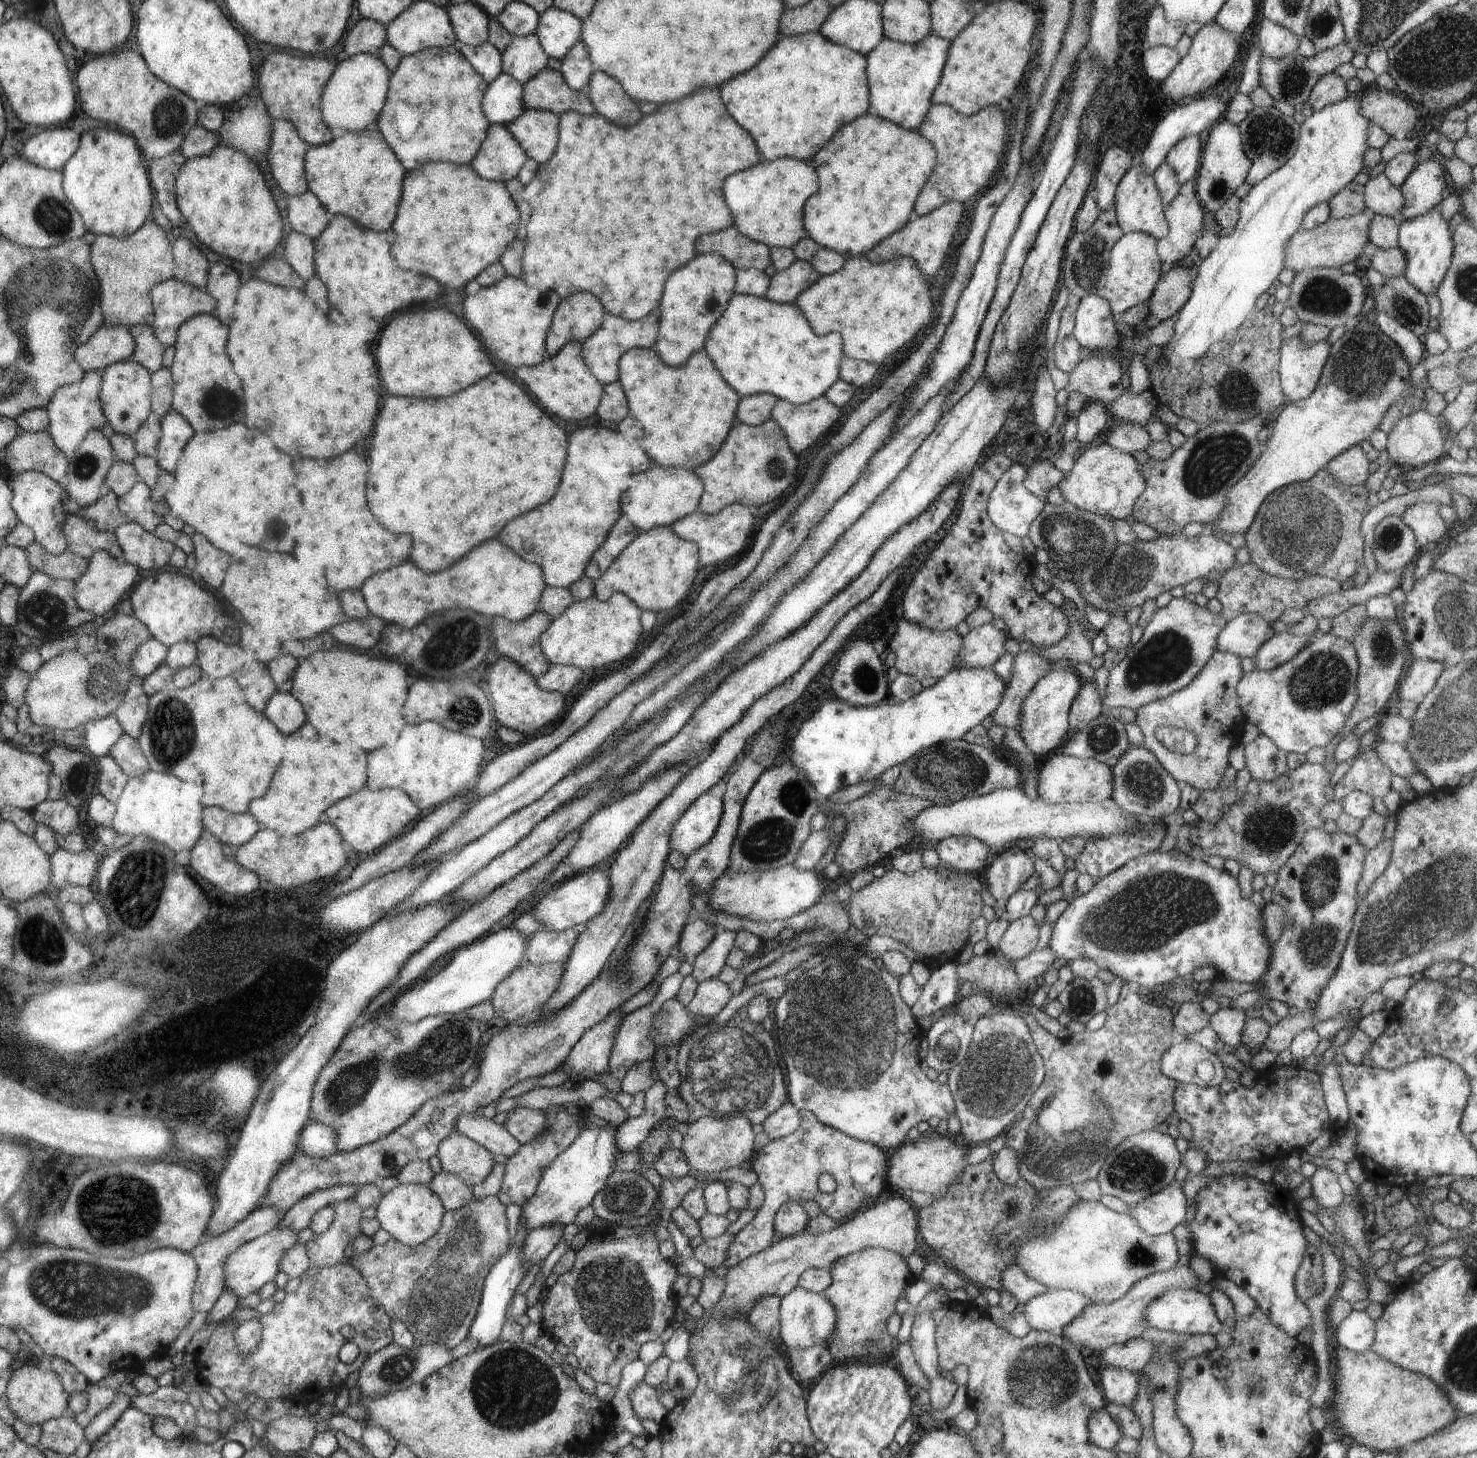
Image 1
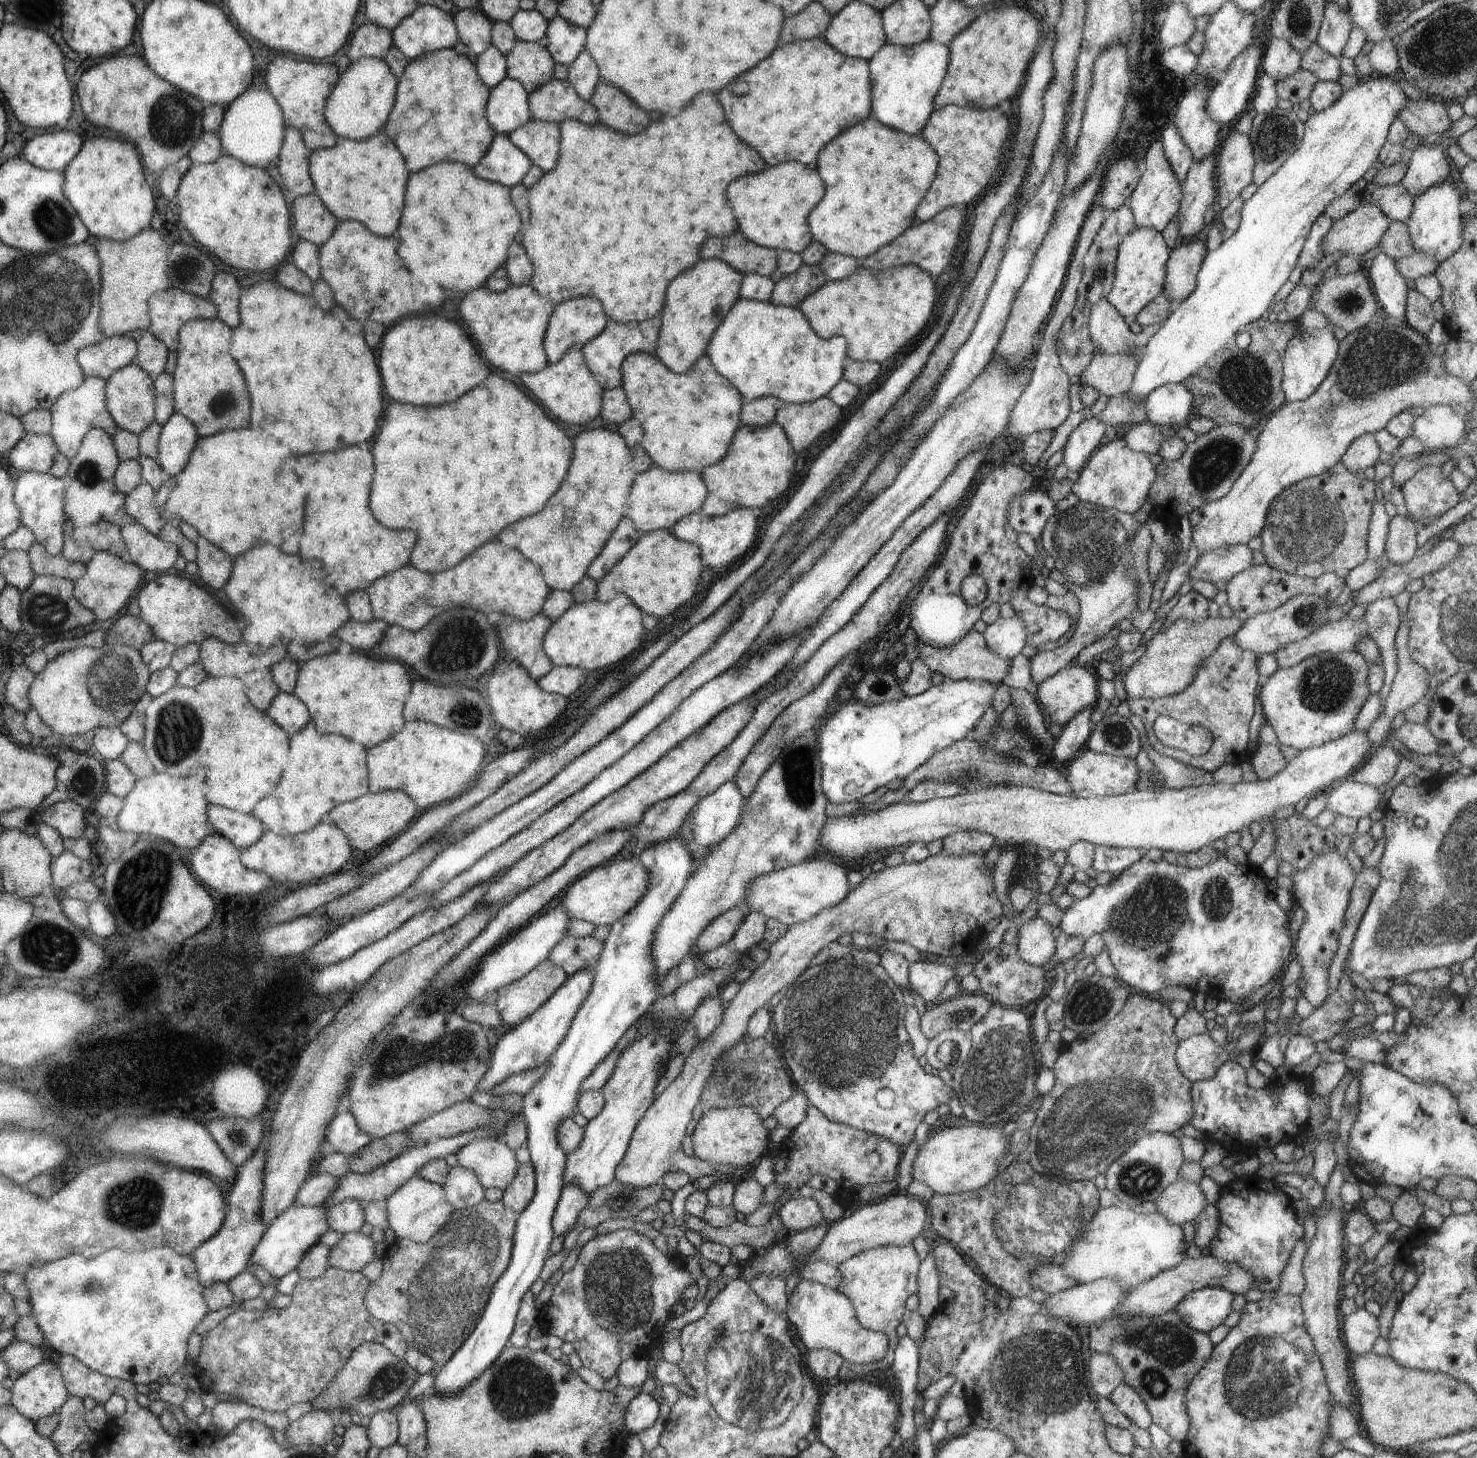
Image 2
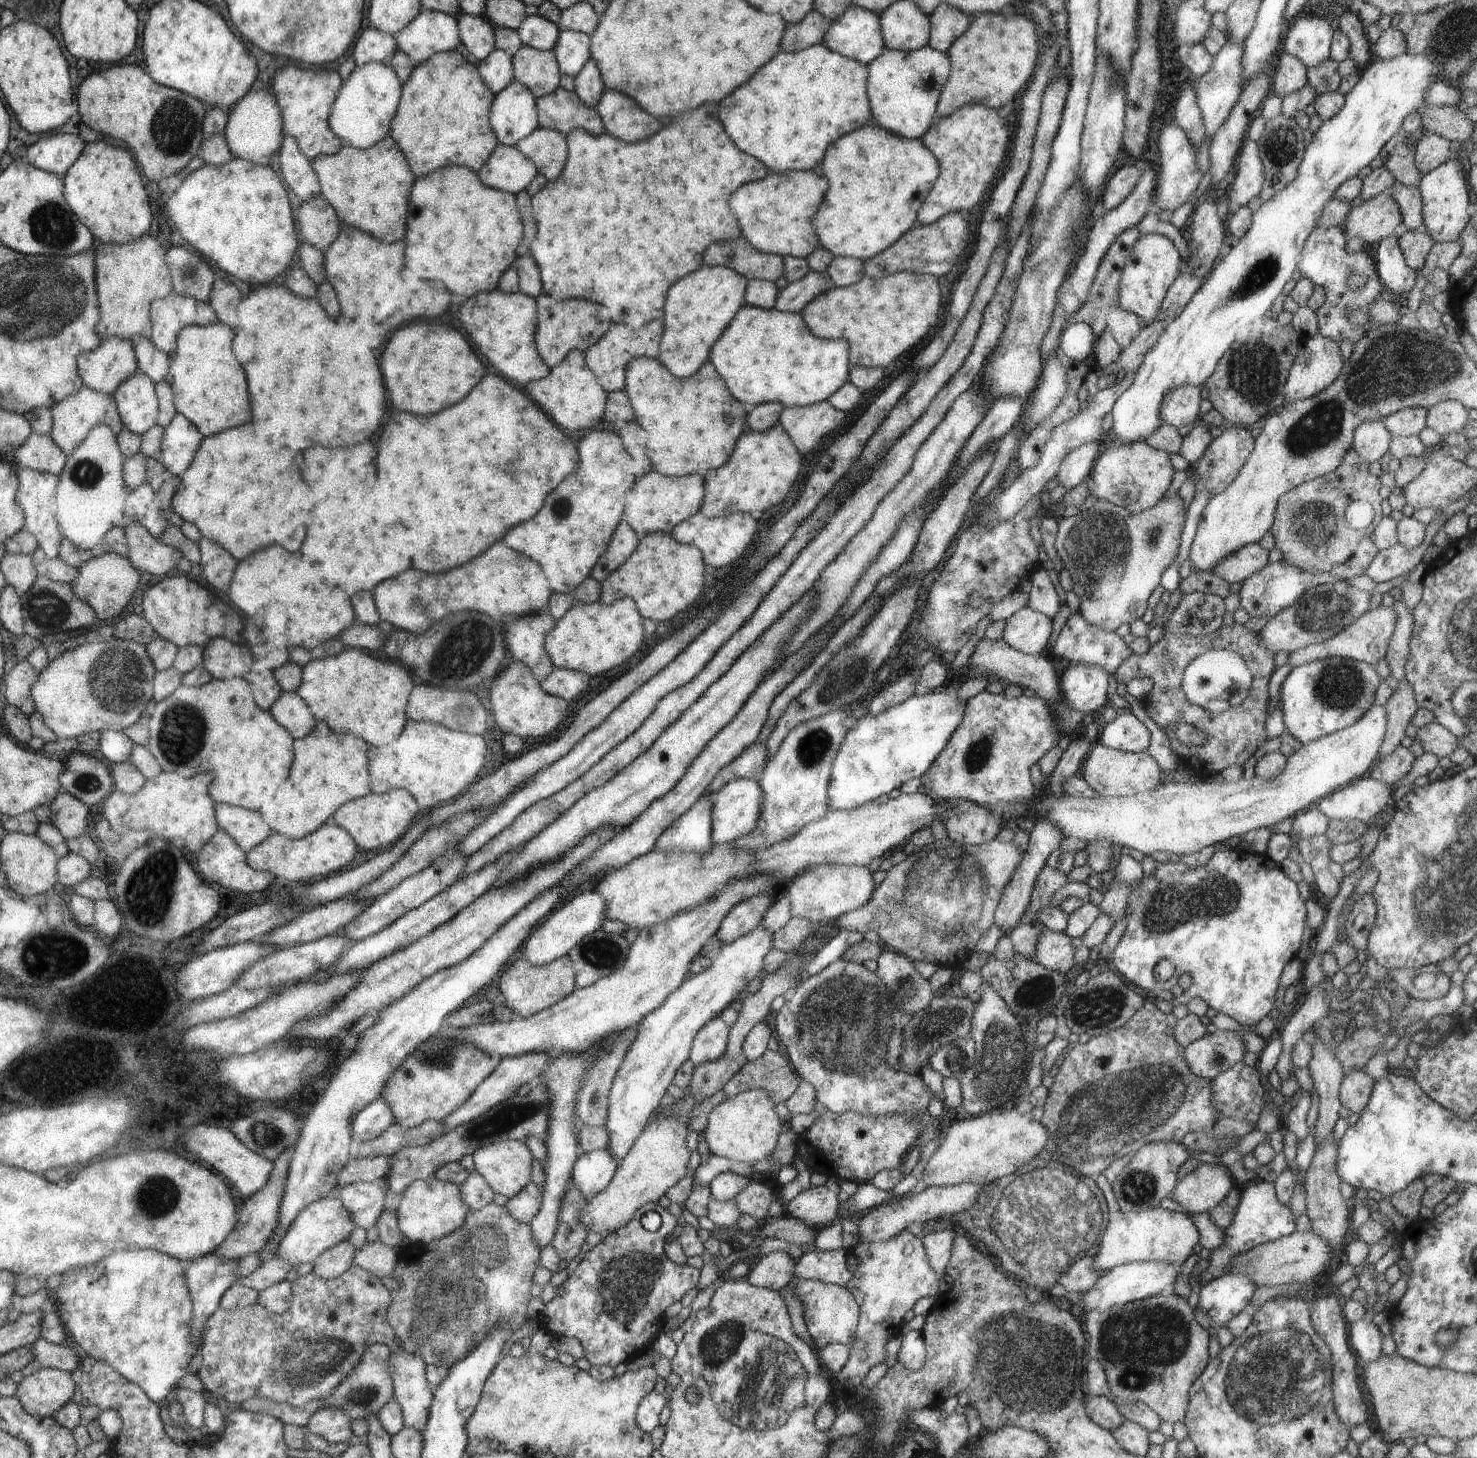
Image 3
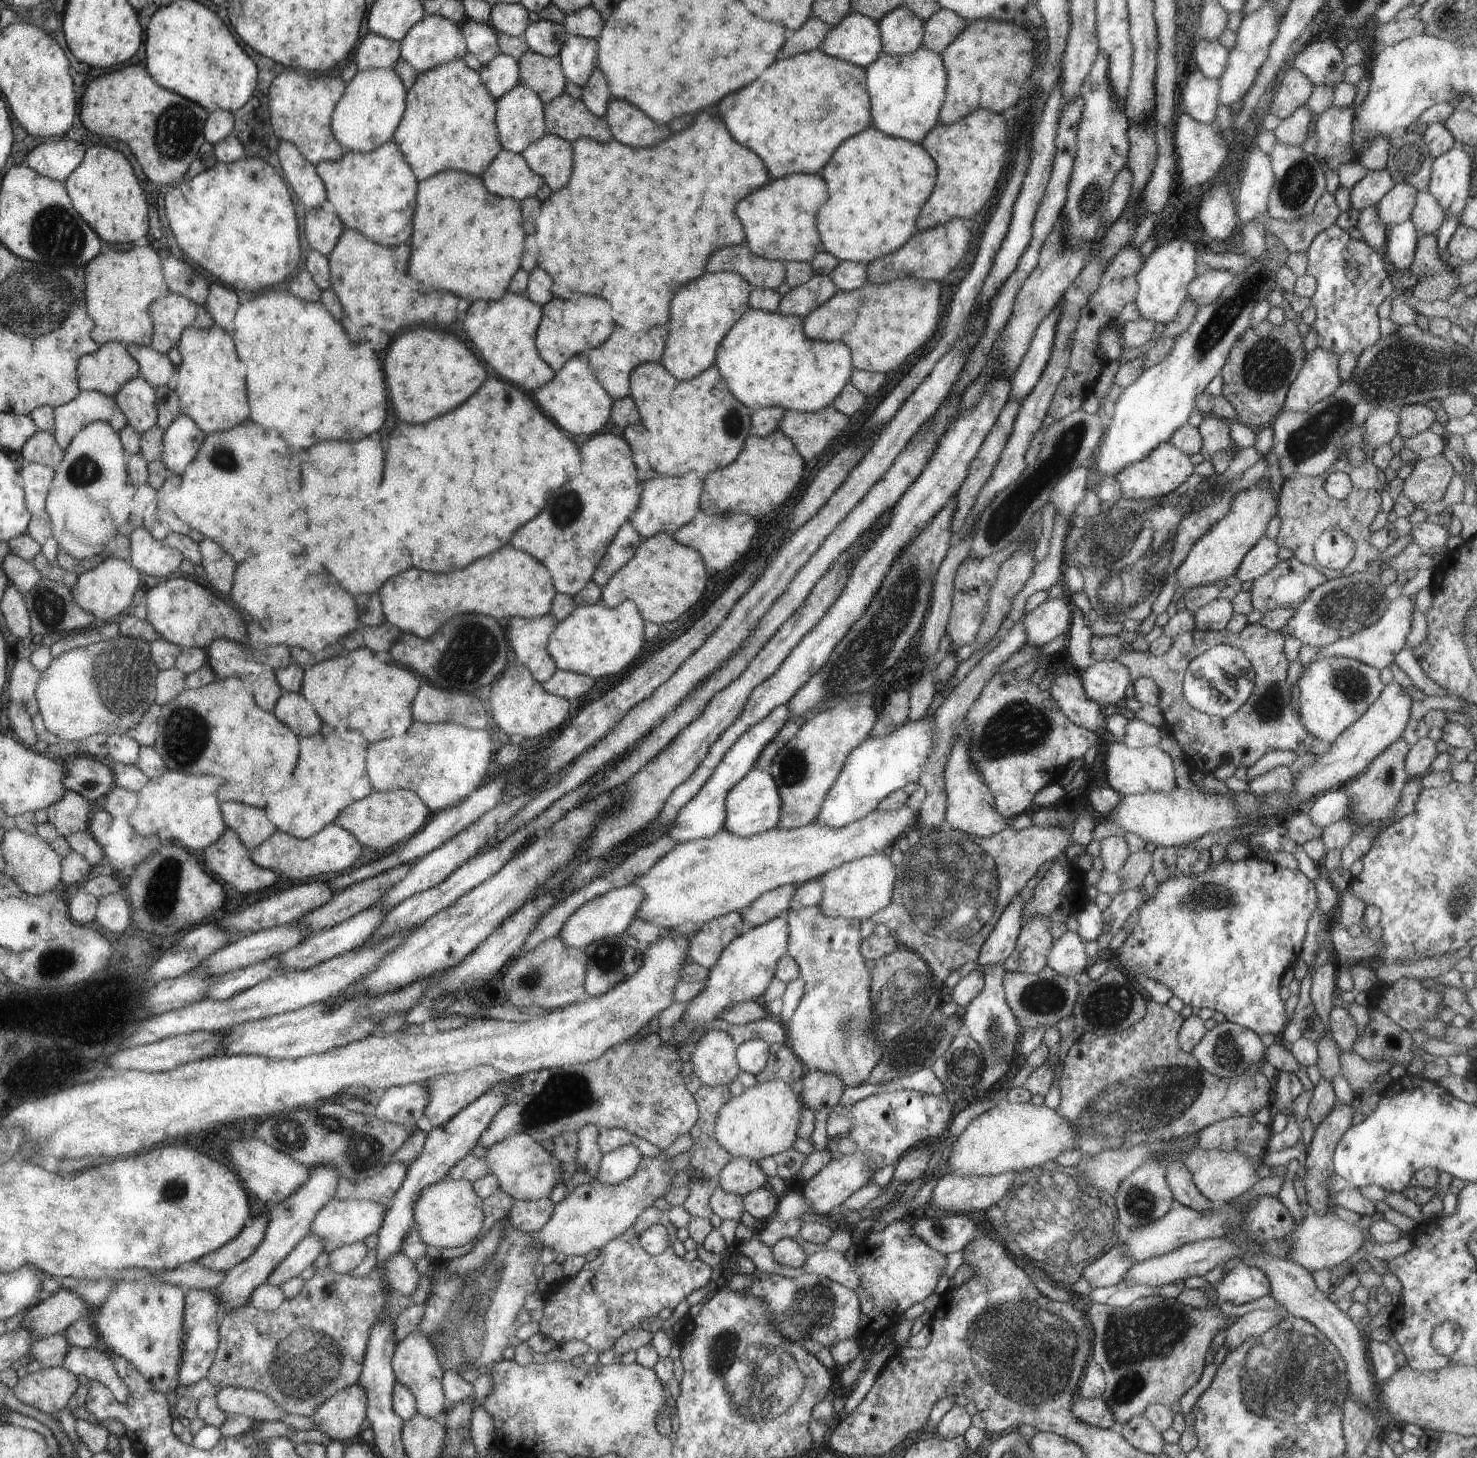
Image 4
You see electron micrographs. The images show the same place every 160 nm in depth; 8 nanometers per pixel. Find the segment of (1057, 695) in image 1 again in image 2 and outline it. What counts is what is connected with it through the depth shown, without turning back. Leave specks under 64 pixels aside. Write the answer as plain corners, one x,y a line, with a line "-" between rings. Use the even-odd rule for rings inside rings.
1076,662
1067,665
1063,670
1043,681
1038,685
1037,700
1040,702
1045,720
1054,726
1065,726
1074,716
1086,708
1096,709
1100,698
1099,681
1099,676
1096,673
1092,674

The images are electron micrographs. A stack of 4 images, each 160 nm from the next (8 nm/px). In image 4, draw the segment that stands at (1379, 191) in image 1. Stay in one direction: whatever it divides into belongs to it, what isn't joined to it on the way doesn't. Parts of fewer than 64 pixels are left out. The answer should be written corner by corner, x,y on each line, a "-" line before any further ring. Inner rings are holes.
1428,190
1418,191
1415,196
1415,205
1410,220
1414,223
1420,235
1430,235
1440,228
1444,222
1445,214
1438,200

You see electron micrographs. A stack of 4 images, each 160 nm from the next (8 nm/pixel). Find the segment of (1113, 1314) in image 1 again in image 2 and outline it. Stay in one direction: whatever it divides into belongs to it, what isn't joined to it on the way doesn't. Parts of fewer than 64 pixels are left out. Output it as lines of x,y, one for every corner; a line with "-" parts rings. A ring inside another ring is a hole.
1200,1256
1200,1258
1186,1257
1176,1267
1160,1272
1151,1280
1145,1281
1143,1285
1132,1289
1126,1296
1124,1304
1120,1304
1114,1312
1118,1318
1132,1318
1132,1316
1160,1316
1173,1310
1185,1297
1205,1287
1216,1286
1231,1294
1245,1295
1248,1290
1256,1289
1256,1280
1252,1278
1252,1272
1248,1272
1244,1266
1220,1261
1215,1257

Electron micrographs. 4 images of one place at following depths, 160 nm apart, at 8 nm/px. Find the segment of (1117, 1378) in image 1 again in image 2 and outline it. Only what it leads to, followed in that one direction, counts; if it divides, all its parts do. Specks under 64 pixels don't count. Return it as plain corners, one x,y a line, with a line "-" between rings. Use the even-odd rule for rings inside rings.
1122,1382
1109,1400
1133,1423
1136,1429
1148,1429
1153,1424
1150,1412
1136,1390
1132,1390
1126,1382

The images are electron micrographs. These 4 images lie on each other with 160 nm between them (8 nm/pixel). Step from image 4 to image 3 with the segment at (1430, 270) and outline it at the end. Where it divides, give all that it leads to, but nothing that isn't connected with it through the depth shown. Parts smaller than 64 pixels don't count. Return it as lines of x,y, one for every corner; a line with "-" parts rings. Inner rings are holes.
1402,228
1397,233
1397,243
1406,264
1415,271
1423,268
1427,252
1433,247
1431,236
1423,228
1413,231

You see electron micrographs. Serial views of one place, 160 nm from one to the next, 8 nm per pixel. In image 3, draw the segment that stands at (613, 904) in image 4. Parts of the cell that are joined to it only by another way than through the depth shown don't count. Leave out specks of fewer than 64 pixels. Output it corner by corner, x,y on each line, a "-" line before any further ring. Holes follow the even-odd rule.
596,891
578,893
574,898
568,899
562,908
558,907
552,911
540,924
540,928
529,934
528,941
518,950
515,959
522,958
533,965
540,966
566,956
571,948
603,926
607,920
608,907
610,907
610,901

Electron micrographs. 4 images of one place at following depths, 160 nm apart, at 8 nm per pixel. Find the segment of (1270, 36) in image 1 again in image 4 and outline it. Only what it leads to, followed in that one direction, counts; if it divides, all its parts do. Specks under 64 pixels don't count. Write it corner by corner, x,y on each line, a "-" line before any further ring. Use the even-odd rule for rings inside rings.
1291,67
1285,72
1284,79
1273,95
1270,112
1281,120
1291,115
1298,107
1306,105
1313,91
1313,82
1298,69

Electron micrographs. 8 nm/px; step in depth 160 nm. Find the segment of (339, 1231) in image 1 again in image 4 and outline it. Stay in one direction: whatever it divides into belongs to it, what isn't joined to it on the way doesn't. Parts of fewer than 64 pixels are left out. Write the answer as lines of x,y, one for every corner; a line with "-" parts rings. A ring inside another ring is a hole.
402,1252
392,1255
385,1262
385,1277
389,1286
403,1295
412,1294
417,1289
420,1275
413,1260

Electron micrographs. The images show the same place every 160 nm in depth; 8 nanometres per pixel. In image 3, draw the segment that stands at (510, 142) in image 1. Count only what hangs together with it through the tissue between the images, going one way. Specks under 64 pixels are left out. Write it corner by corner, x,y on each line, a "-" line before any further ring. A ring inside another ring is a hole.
500,143
496,156
480,168
480,180
490,188
500,188
504,192
518,194
526,190
530,180
536,176
536,166
515,146

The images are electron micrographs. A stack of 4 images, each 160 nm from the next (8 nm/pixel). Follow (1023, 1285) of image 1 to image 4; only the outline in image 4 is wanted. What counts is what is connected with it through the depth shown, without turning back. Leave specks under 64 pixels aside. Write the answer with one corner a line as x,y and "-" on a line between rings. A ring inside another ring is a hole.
1118,1242
1106,1254
1088,1264
1082,1271
1081,1277
1094,1289
1112,1286
1123,1280
1133,1264
1133,1260
1125,1252
1125,1247

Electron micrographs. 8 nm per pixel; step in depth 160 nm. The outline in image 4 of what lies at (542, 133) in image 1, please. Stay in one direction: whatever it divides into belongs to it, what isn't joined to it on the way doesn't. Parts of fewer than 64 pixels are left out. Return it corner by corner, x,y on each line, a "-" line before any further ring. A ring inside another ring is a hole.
546,134
521,155
536,173
544,177
551,190
564,188
570,180
574,148
563,137

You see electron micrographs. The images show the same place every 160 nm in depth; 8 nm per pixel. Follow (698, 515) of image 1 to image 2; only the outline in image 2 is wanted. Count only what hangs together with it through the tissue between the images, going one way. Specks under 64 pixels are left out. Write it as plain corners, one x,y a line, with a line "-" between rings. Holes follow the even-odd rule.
740,507
731,510
721,517
709,517
703,513
684,516
678,523
674,524
670,531
680,540
700,545
703,549
703,561
710,568
728,566
732,560
744,556
756,542
758,536
758,520
753,510
748,507

